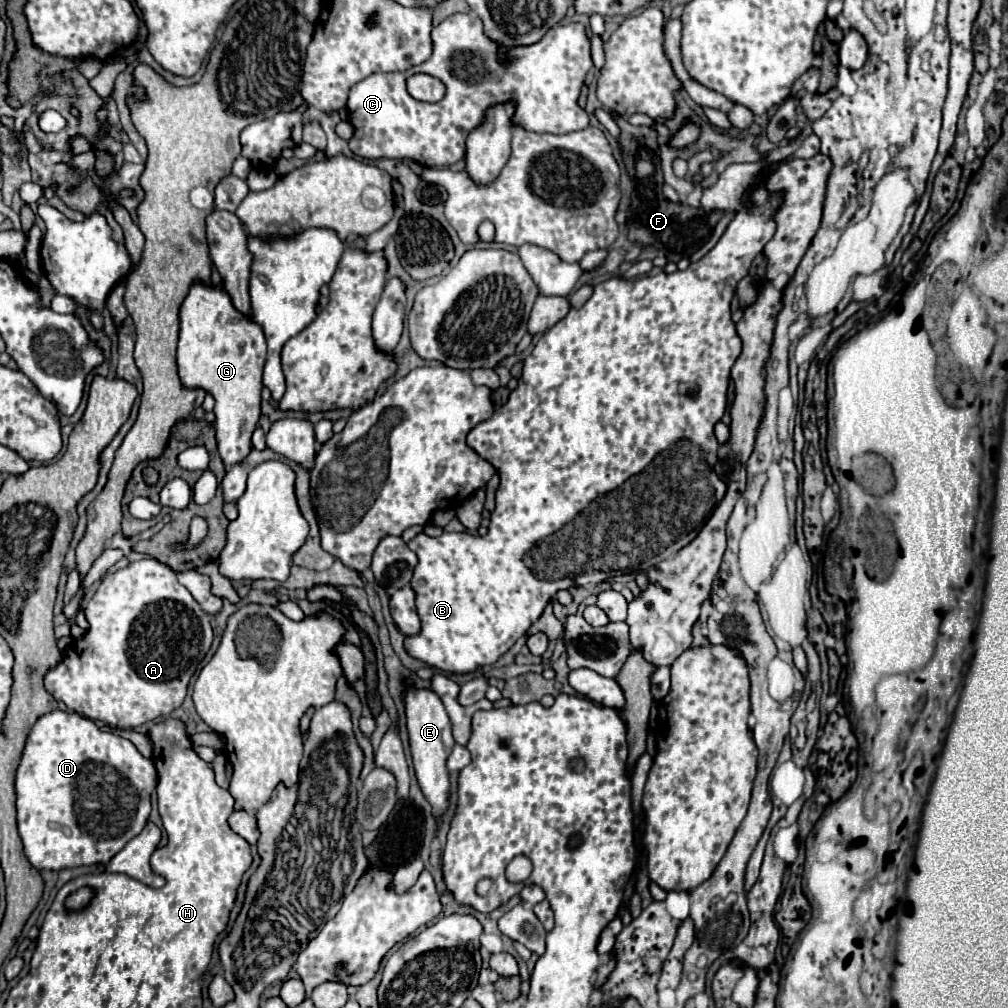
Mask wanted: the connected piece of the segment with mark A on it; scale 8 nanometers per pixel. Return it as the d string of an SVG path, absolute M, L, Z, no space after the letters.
M155 558L131 562L113 574L105 574L97 592L85 606L89 630L81 640L73 640L63 660L45 676L45 688L67 708L91 720L101 720L113 728L137 728L159 716L169 716L183 704L187 684L205 658L213 630L191 592L179 584L177 574Z

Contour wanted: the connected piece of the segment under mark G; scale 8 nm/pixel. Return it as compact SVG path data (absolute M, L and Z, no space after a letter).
M195 280L185 296L179 312L181 328L179 328L179 346L177 346L177 366L181 384L189 390L205 390L215 398L215 432L217 432L217 448L225 464L239 464L251 450L251 434L259 422L261 414L261 372L267 358L267 342L261 326L253 322L253 318L245 318L245 314L237 314L229 294L221 286L205 284Z

